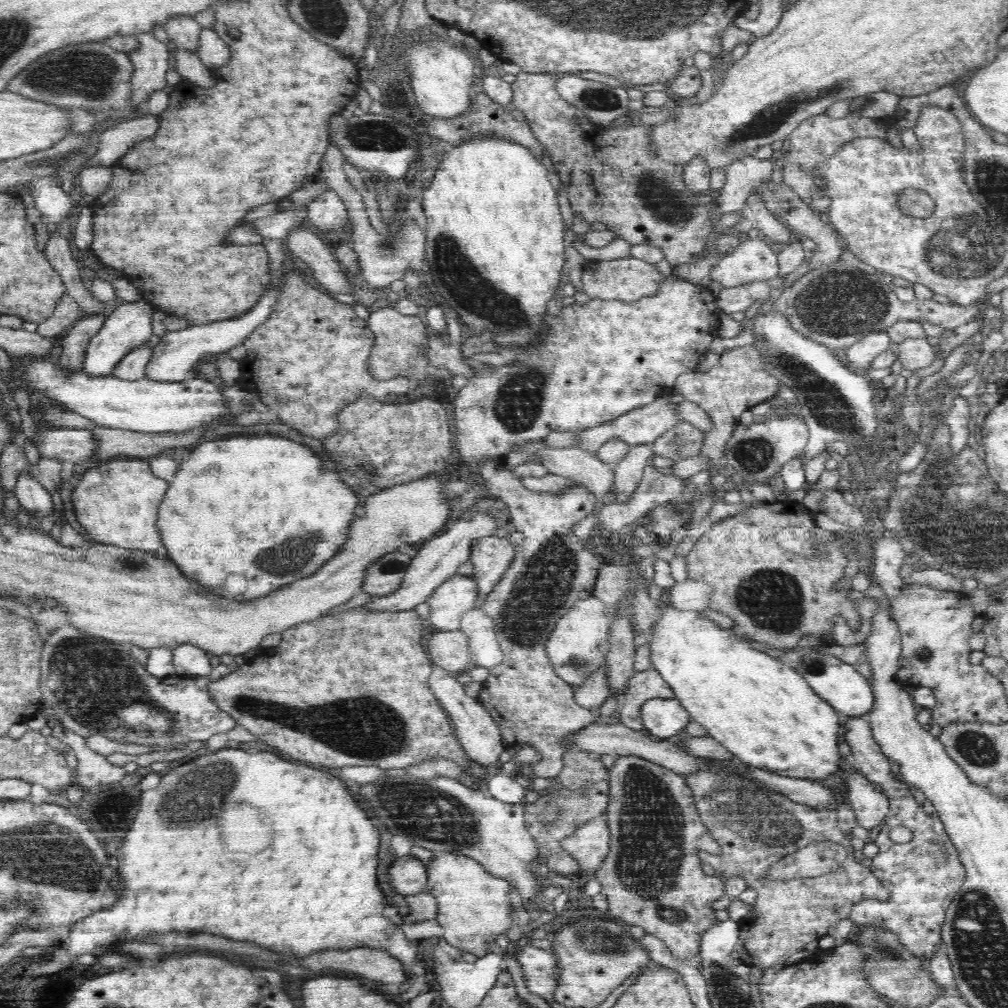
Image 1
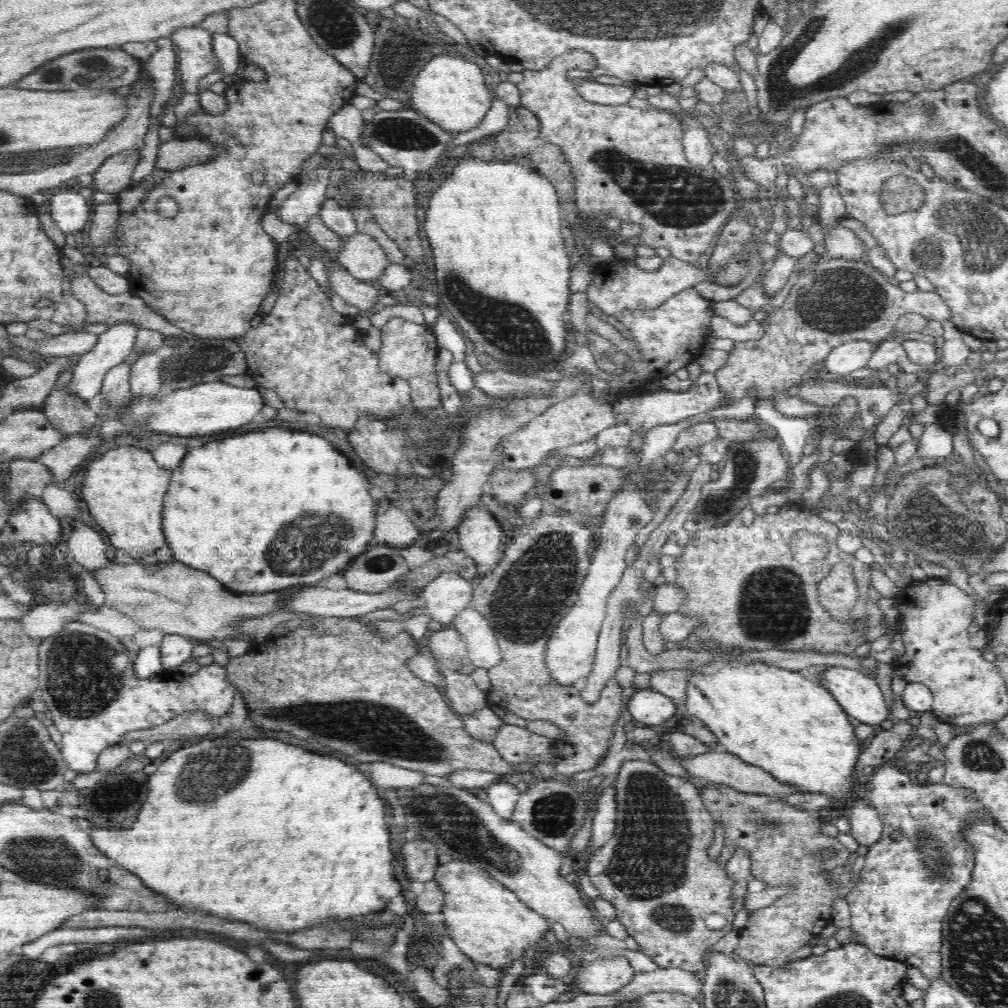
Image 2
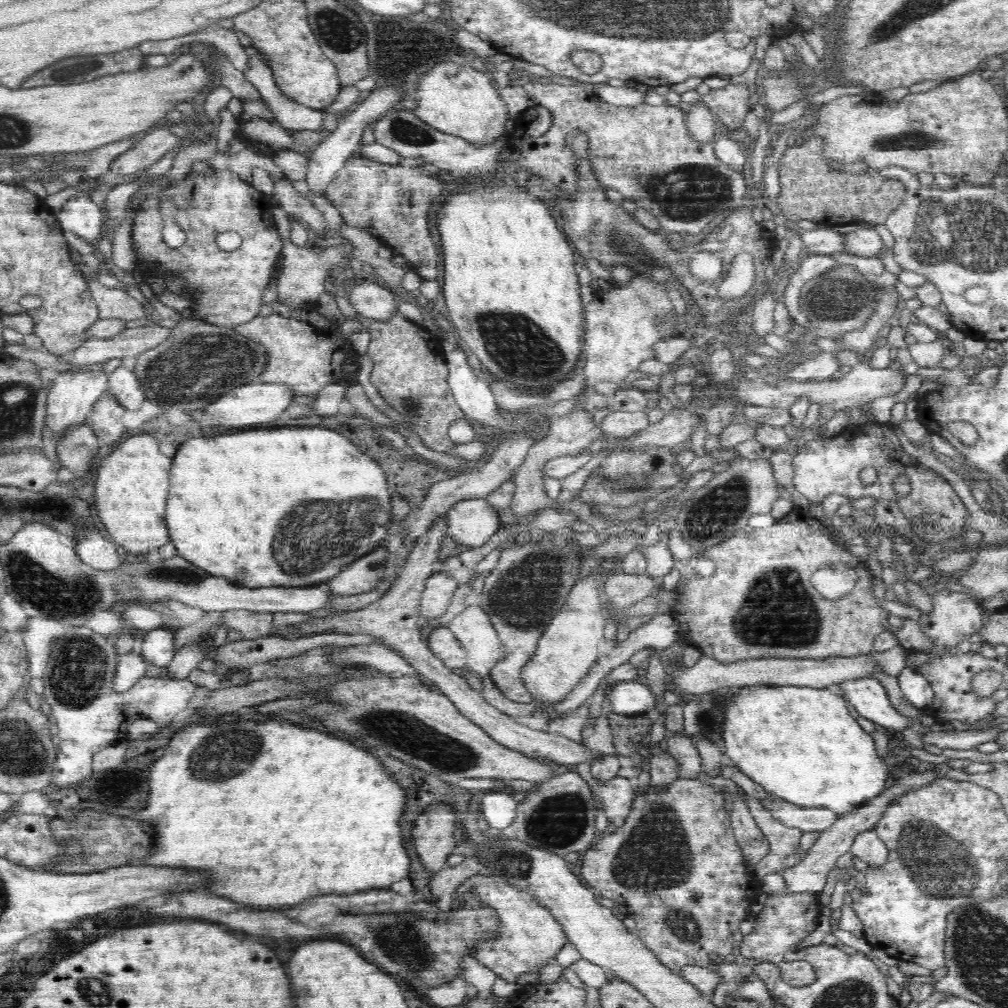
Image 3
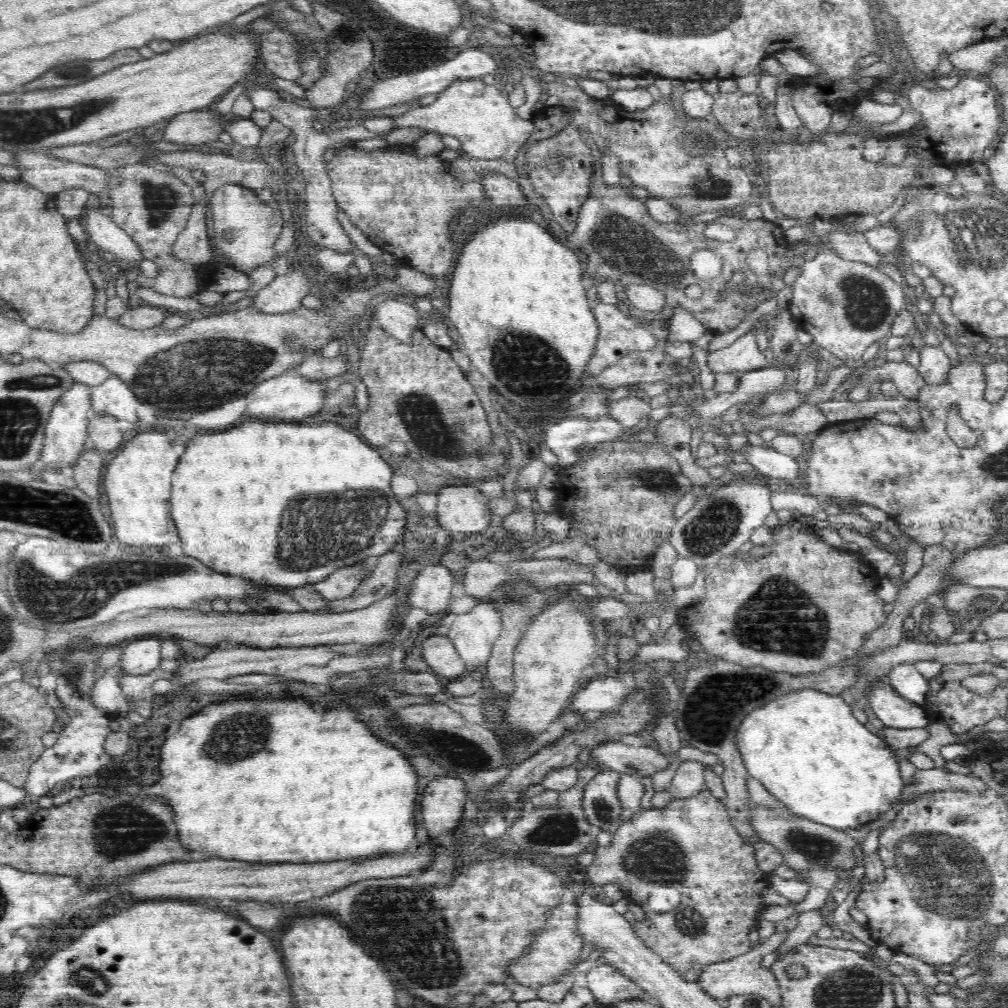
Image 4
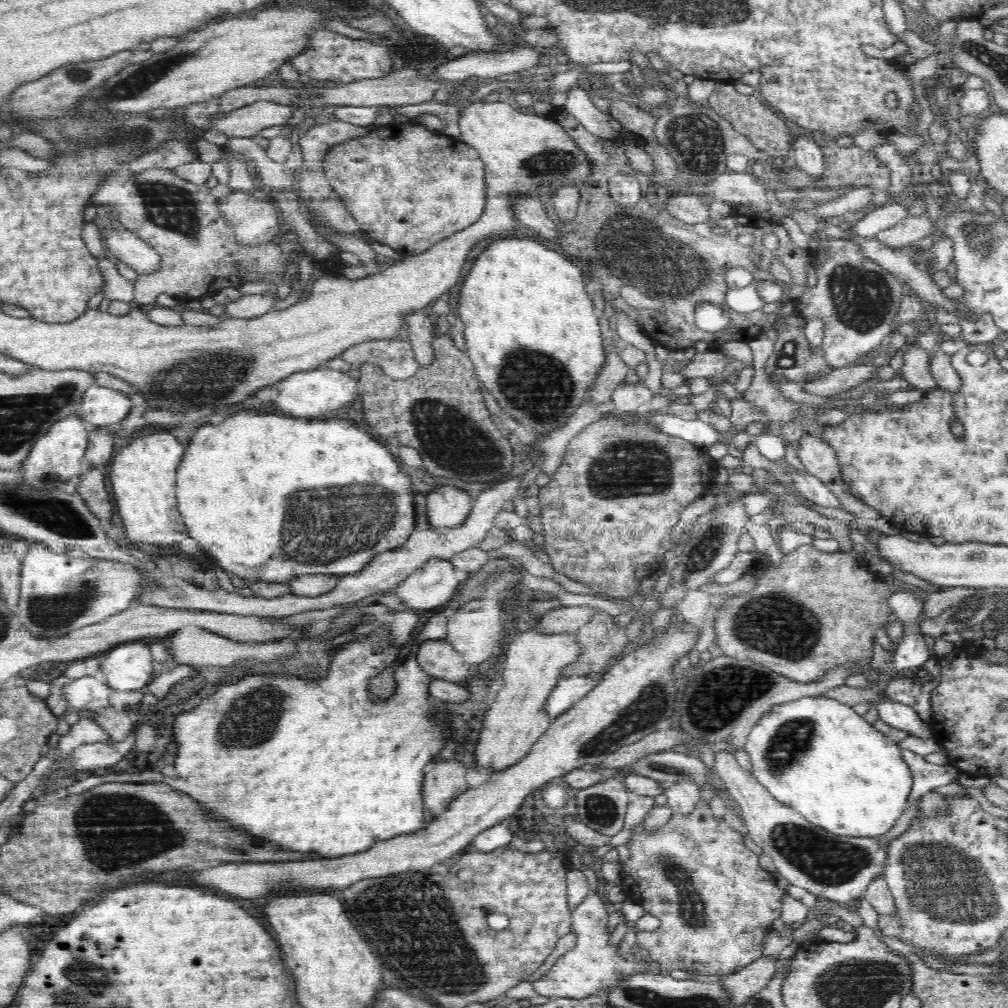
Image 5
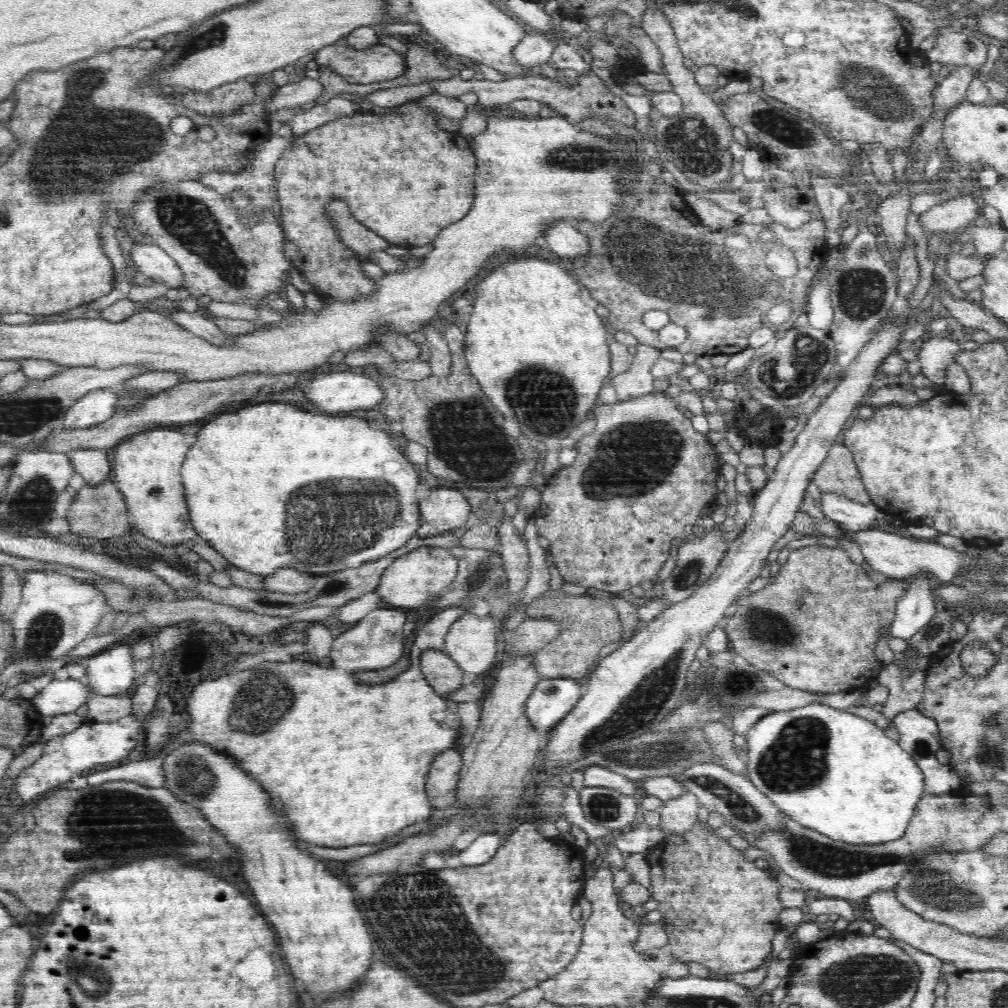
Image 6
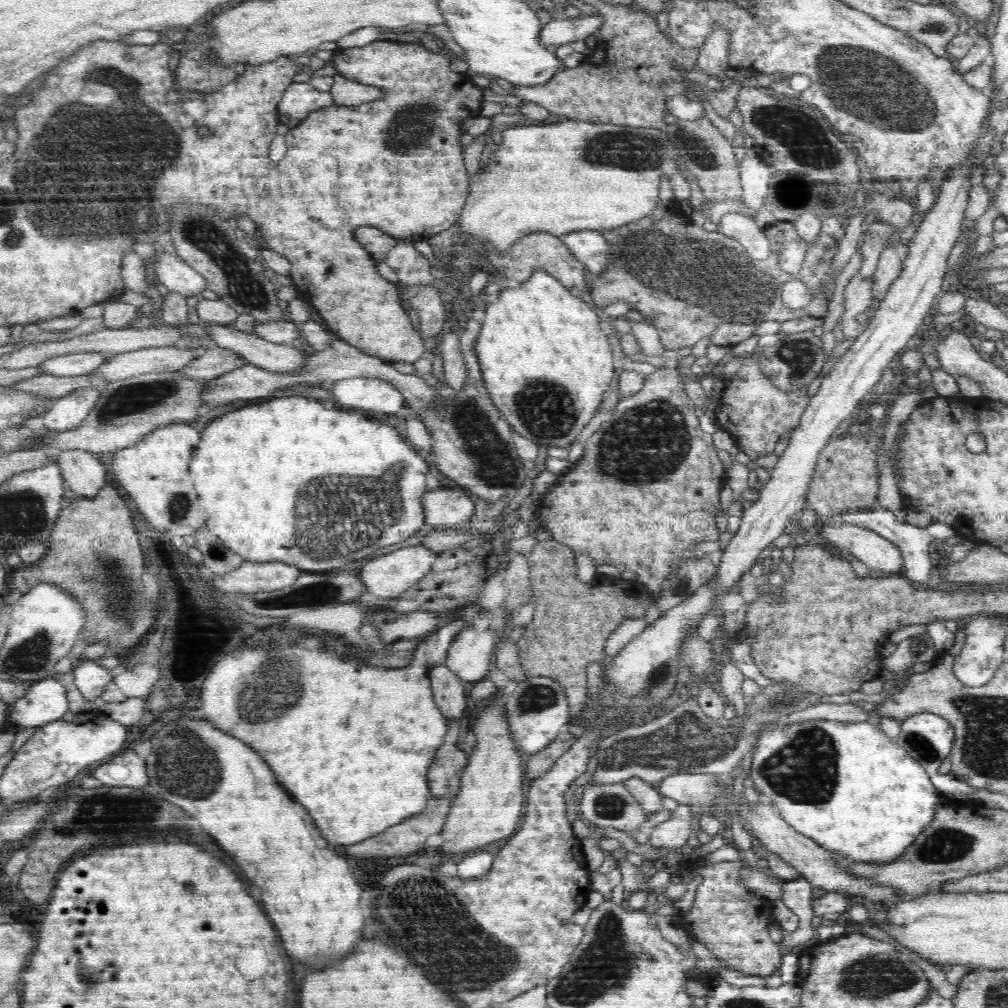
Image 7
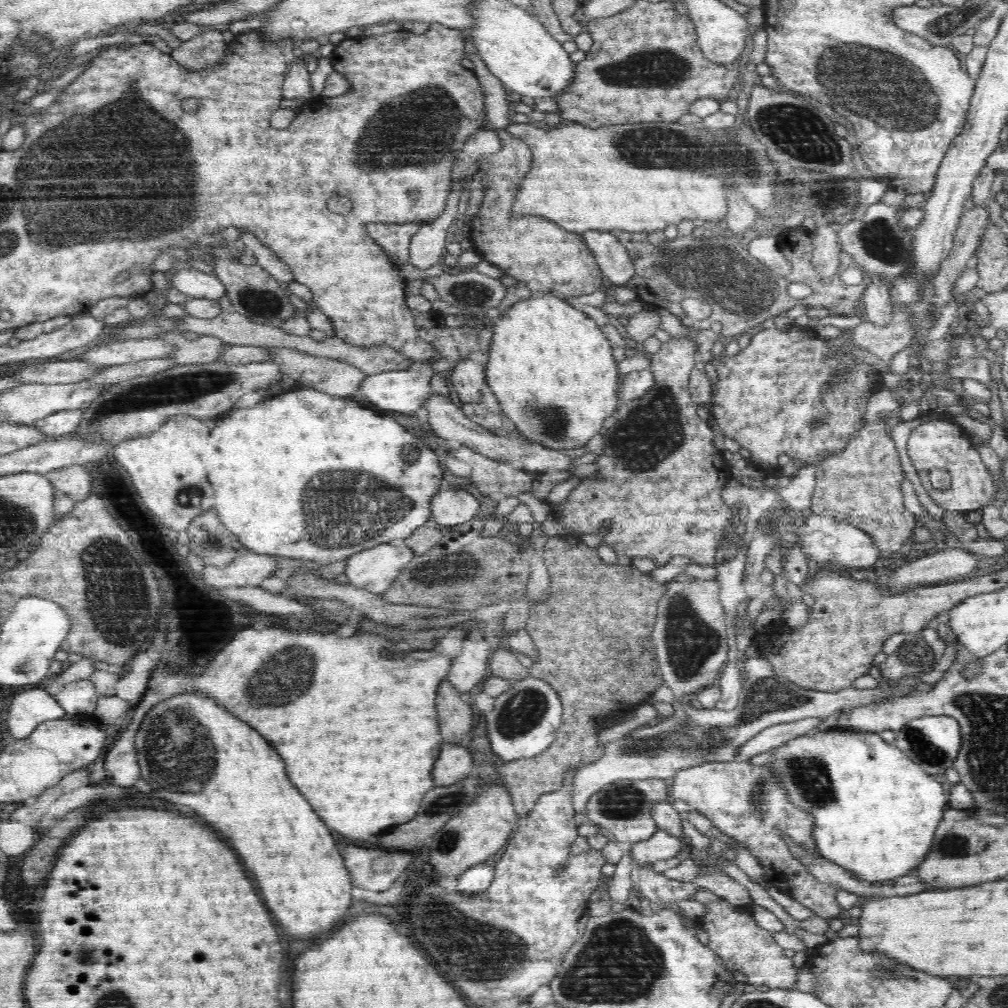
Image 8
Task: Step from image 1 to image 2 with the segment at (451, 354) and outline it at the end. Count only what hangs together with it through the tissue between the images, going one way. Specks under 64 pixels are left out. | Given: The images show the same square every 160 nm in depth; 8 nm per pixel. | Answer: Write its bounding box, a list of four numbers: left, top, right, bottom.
[472,369,555,399]

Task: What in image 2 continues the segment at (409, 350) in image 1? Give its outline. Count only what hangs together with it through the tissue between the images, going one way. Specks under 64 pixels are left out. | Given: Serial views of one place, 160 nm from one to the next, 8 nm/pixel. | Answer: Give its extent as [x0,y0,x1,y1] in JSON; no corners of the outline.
[379,317,440,412]

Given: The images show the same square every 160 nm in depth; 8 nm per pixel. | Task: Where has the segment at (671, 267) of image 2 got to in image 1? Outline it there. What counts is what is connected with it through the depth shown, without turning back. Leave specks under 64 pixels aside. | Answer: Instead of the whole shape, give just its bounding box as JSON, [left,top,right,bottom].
[582,237,780,302]

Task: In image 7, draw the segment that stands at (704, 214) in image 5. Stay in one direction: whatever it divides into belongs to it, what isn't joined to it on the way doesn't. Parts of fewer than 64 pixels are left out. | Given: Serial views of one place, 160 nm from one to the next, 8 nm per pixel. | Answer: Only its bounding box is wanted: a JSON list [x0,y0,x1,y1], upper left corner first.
[717,214,775,261]

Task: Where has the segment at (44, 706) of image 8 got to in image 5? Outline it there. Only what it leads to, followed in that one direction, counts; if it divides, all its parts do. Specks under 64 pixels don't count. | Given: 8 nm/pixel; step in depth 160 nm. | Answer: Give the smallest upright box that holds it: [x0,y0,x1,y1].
[63,675,111,711]

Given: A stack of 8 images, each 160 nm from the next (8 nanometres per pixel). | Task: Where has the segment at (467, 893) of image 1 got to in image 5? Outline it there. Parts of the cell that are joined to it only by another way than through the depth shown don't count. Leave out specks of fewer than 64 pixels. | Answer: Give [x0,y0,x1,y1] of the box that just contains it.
[531,869,647,1000]

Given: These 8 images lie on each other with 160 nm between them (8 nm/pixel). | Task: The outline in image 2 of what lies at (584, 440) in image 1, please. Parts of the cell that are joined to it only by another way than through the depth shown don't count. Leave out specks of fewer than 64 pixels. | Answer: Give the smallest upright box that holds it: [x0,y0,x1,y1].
[613,372,733,432]

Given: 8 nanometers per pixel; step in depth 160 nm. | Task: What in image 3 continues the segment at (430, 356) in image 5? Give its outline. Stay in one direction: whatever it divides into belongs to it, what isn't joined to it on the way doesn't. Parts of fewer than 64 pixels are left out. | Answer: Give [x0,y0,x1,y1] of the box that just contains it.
[348,282,398,322]

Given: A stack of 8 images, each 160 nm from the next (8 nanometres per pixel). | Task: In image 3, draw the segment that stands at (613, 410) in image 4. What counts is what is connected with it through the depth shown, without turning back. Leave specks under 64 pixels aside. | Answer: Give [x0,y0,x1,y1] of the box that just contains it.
[600,410,650,438]

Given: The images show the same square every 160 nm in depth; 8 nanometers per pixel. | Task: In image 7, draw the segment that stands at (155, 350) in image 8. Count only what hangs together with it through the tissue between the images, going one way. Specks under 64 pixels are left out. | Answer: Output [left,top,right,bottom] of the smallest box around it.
[37,353,111,376]

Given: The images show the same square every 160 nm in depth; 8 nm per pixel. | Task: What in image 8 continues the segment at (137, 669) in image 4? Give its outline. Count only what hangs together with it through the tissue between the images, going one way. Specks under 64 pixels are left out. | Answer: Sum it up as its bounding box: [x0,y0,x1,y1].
[55,679,100,715]

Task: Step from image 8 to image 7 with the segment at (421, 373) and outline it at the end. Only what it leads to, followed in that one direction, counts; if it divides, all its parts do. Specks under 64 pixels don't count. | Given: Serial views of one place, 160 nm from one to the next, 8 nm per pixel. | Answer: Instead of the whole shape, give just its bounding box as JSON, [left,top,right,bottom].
[334,377,404,412]

